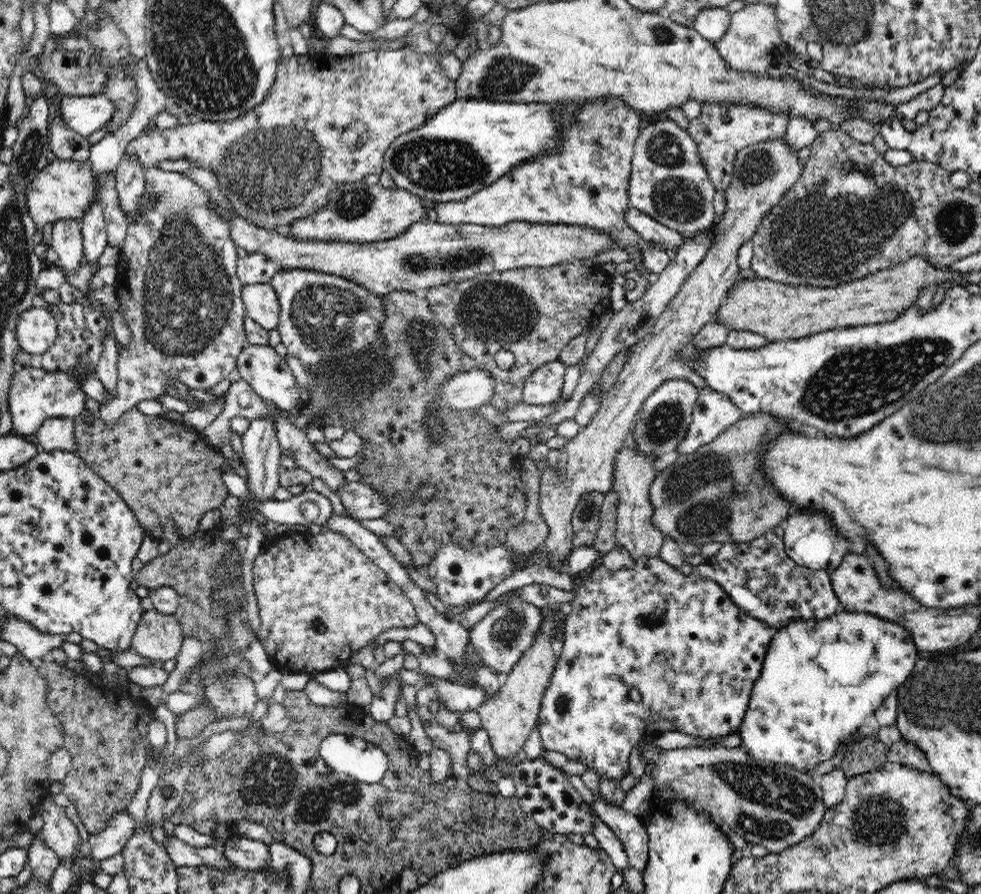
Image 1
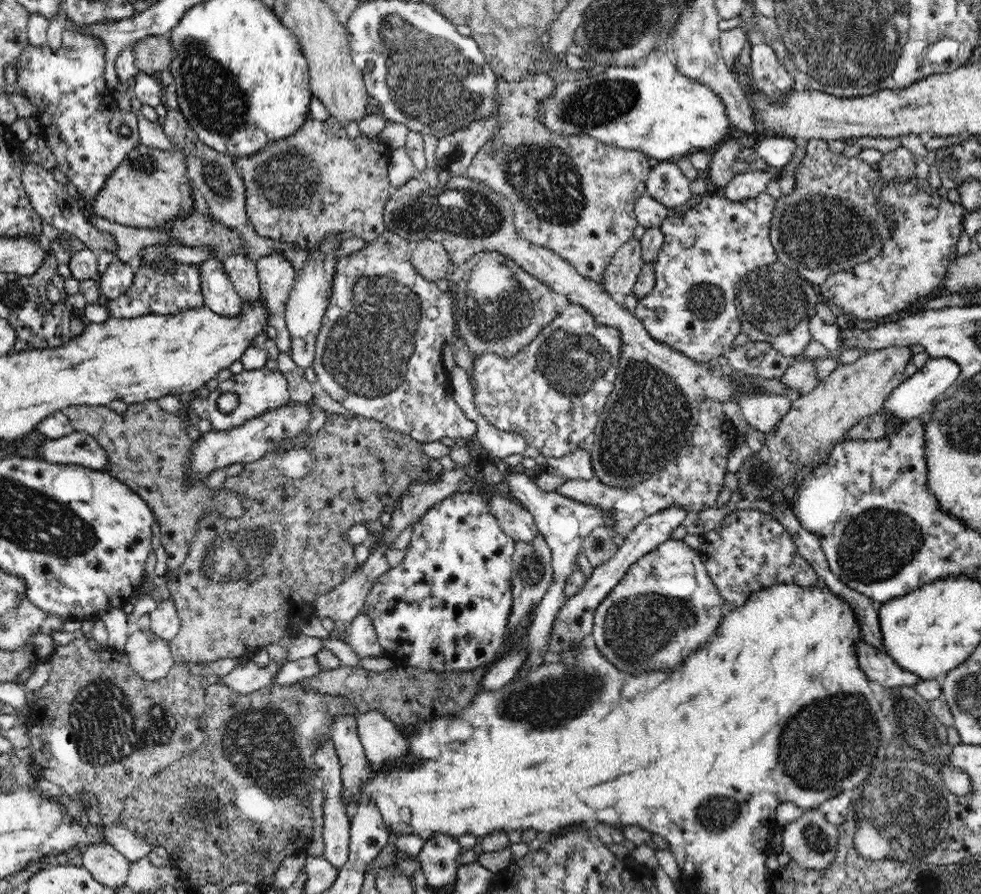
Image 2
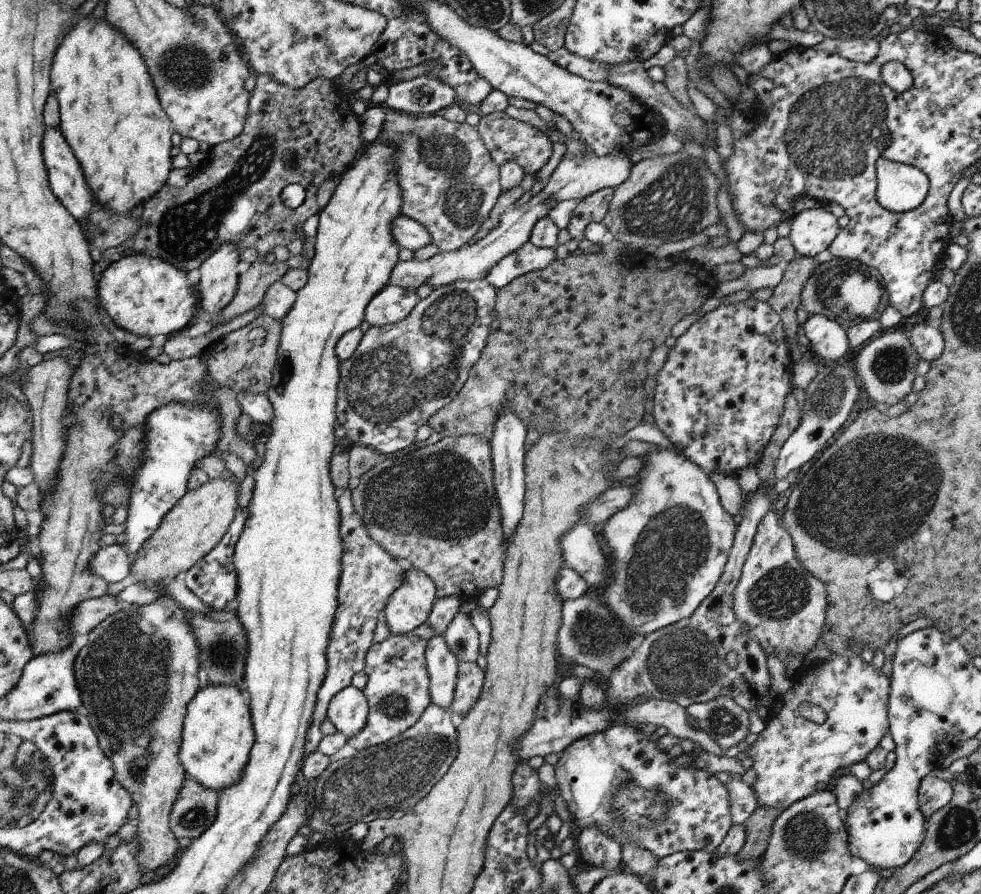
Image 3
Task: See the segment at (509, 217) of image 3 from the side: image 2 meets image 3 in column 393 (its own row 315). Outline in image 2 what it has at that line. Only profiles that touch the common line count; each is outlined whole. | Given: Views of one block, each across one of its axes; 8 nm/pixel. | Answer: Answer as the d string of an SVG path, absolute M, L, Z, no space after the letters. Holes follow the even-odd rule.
M280 251L257 258L256 262L260 280L259 298L264 299L264 305L268 307L266 335L276 343L282 353L290 354L291 337L285 323L285 310L297 272L286 255Z

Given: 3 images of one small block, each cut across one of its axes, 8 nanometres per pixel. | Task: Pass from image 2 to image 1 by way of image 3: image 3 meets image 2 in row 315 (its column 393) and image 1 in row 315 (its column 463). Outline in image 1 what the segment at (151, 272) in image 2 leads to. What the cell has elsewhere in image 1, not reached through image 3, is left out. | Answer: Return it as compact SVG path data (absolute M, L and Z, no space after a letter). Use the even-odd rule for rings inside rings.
M157 166L146 168L146 190L142 194L145 202L140 202L139 214L141 219L129 226L126 239L123 241L121 259L117 268L117 283L115 284L118 302L122 309L122 316L132 331L132 338L128 348L120 348L117 366L117 385L112 400L101 404L97 415L102 417L102 421L108 425L113 425L121 414L127 410L136 407L138 402L142 400L154 400L158 396L168 395L168 386L172 386L176 380L186 384L192 390L210 390L214 388L218 382L235 375L237 370L237 356L248 346L247 337L244 331L244 318L246 314L246 306L242 302L241 290L243 285L237 276L237 247L230 237L230 226L228 222L224 222L220 214L217 212L217 204L204 193L194 181L186 175L178 172L164 172Z

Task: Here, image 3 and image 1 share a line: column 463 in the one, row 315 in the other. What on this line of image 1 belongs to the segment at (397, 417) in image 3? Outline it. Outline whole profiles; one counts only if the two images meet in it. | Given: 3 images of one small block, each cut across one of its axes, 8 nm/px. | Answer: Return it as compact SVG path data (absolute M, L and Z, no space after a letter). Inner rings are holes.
M278 270L270 282L276 291L280 303L280 316L277 329L290 356L298 358L307 372L322 370L328 360L342 360L346 356L376 351L385 344L385 334L380 331L380 324L386 318L383 296L332 274L323 274L310 270Z

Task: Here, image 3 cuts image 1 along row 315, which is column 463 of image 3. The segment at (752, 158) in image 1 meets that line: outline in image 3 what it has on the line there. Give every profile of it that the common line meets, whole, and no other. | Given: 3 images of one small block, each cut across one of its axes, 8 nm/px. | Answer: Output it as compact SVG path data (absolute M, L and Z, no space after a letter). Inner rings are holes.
M458 659L458 680L454 689L454 700L450 711L455 717L461 718L476 704L483 688L485 672L476 662Z

